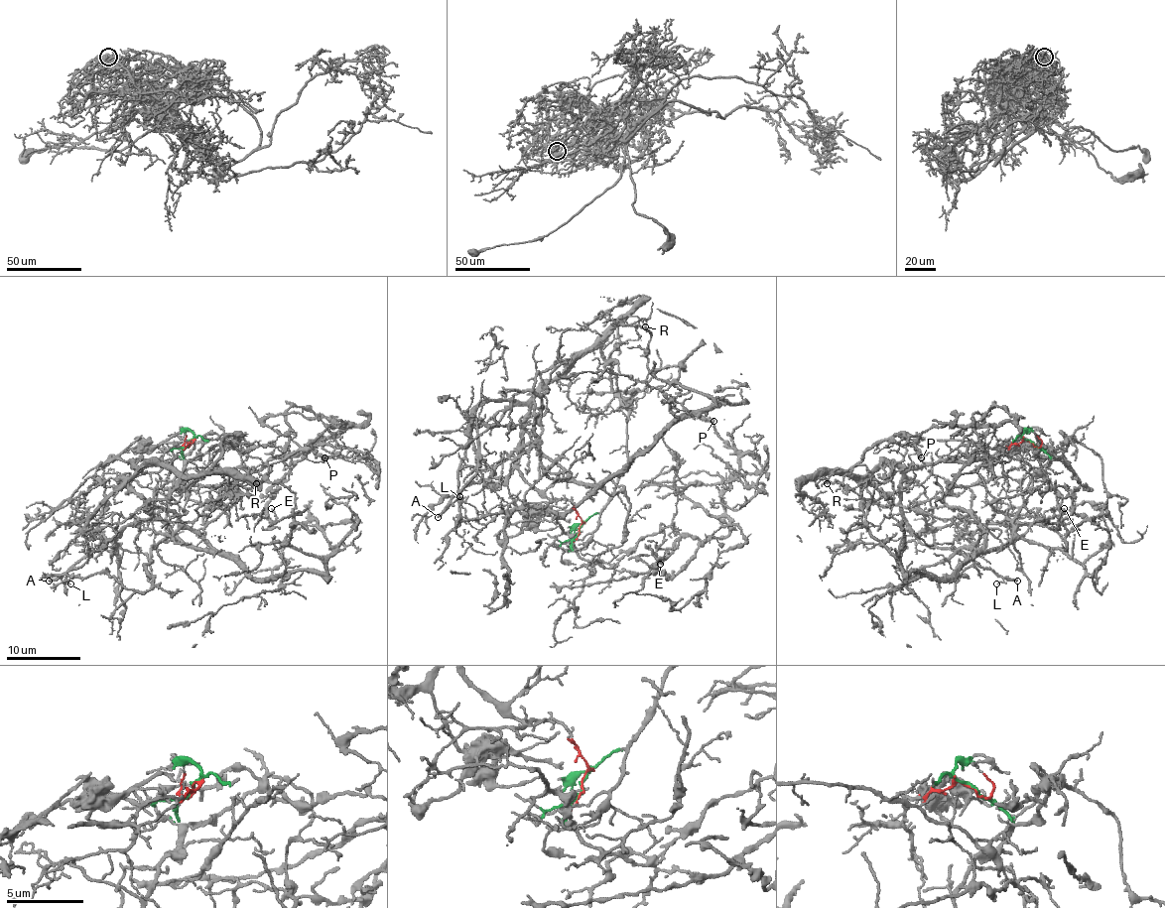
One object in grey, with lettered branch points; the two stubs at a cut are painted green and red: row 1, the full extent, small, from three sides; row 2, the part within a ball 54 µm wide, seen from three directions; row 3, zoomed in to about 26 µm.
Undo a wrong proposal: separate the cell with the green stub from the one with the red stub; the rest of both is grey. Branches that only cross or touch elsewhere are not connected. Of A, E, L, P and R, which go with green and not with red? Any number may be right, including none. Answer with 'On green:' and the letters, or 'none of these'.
On green: E, P

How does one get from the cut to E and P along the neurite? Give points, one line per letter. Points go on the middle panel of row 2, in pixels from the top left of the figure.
E: (580, 530), (574, 551), (605, 568), (666, 527), (698, 542), (668, 581), (661, 564)
P: (580, 530), (574, 551), (605, 568), (666, 527), (723, 538), (738, 454), (702, 416), (714, 422)

